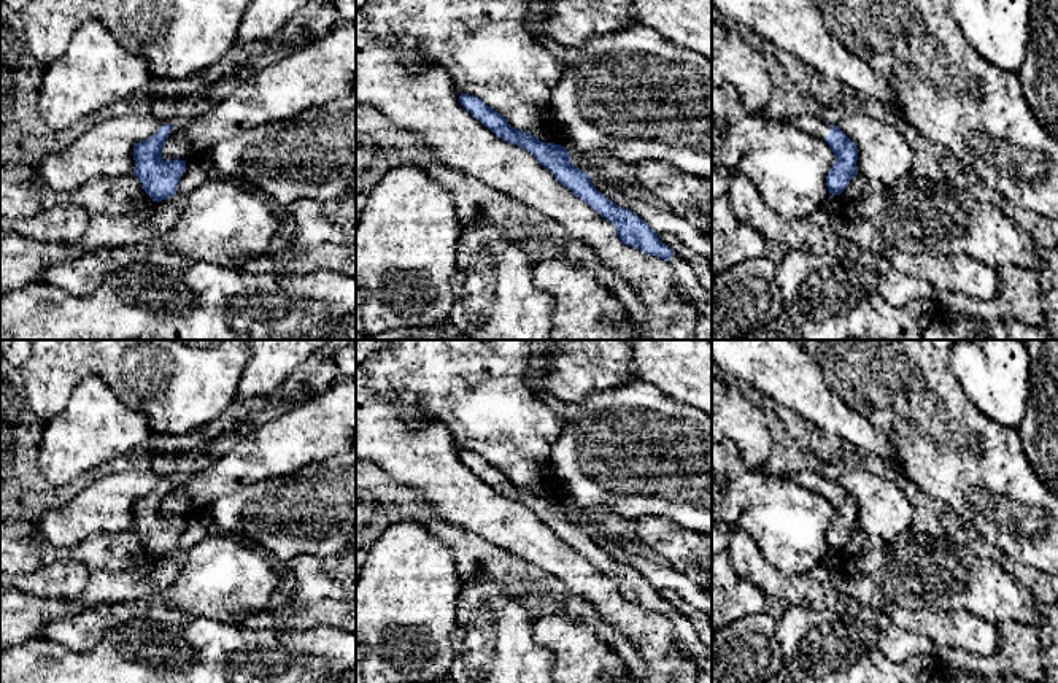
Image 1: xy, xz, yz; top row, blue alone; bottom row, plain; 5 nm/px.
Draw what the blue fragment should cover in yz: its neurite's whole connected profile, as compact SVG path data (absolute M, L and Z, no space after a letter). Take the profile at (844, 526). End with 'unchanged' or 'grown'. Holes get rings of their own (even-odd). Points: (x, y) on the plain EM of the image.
M794 472L786 473L785 477L829 500L836 516L832 524L828 527L826 542L829 550L840 551L847 545L847 540L858 531L856 500L837 481L831 481L820 473Z | grown

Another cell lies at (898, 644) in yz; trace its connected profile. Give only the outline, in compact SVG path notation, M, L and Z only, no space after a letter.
M847 599L844 612L859 619L874 634L878 650L893 662L918 654L936 656L940 651L933 640L899 627L878 608Z

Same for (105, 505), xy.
M118 472L105 475L67 505L43 513L37 535L56 548L76 548L94 534L133 531L133 504L154 491L164 480L153 472Z

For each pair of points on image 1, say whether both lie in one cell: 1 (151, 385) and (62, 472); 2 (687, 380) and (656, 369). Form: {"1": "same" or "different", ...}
{"1": "different", "2": "same"}

